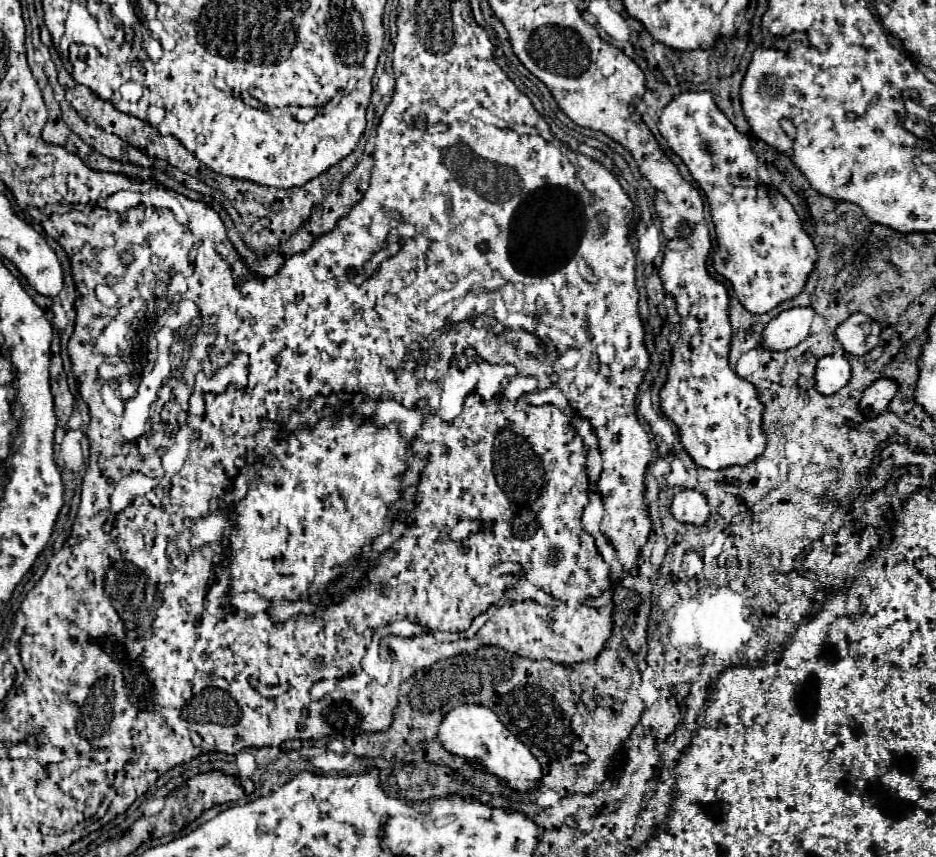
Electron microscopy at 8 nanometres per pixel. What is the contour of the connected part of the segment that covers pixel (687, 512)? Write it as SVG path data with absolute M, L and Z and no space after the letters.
M695 490L675 492L669 510L675 520L687 522L687 524L703 524L709 518L707 500L703 494L695 492Z

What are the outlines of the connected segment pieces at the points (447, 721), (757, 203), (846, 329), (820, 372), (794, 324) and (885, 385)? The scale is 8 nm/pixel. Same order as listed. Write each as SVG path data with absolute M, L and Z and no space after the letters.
M463 704L453 708L445 714L437 738L451 754L463 756L469 762L479 764L481 768L497 774L511 788L531 790L541 778L541 766L535 760L535 756L527 750L527 746L523 746L523 742L519 742L519 738L513 732L509 732L509 728L503 722L499 722L499 716L489 706Z
M711 92L679 94L663 108L657 126L667 146L685 162L693 180L707 196L717 236L713 268L731 282L739 302L753 314L765 314L797 296L813 270L817 250L805 234L793 206L785 196L775 196L779 194L777 189L763 184L733 184L737 176L737 154L753 154L749 138L737 132L715 106Z
M853 314L837 328L835 336L843 344L847 354L863 356L879 344L879 332L879 322L875 322L867 314Z
M823 356L815 368L815 390L819 394L835 394L851 378L851 366L843 356Z
M791 308L775 316L761 334L761 346L765 350L783 352L809 336L815 312L811 308Z
M879 378L875 380L865 392L863 392L863 398L861 398L861 414L865 418L875 418L879 414L883 414L891 402L891 398L895 396L897 392L897 384L893 380L887 380L887 378Z

